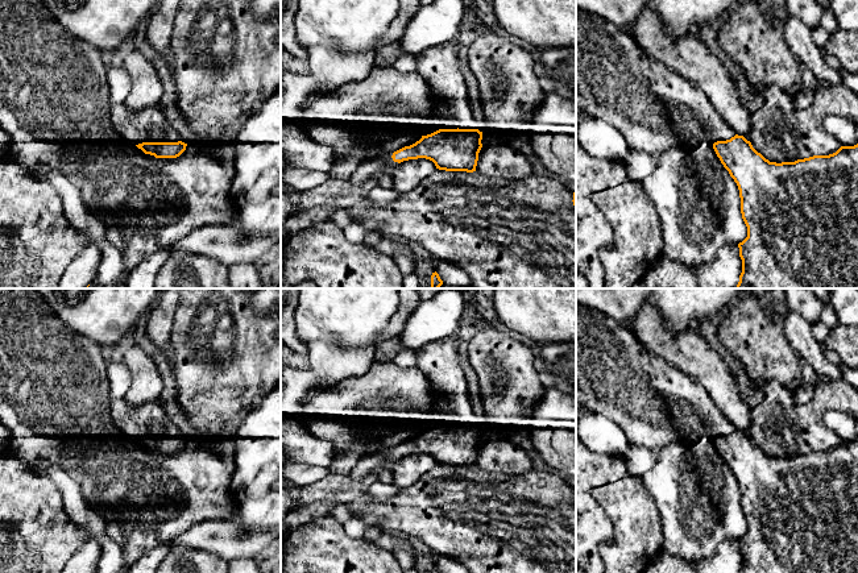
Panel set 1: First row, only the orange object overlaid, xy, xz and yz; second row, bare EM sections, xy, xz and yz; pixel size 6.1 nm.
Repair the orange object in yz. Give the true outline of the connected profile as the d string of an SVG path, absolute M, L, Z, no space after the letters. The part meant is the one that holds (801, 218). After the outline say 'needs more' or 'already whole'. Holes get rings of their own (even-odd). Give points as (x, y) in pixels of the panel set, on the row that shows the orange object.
M576 8L576 108L614 126L623 136L630 150L646 151L651 157L658 157L664 150L675 146L691 150L702 142L713 145L721 163L738 186L741 213L747 227L747 237L738 244L742 273L735 288L858 288L858 144L854 146L841 146L829 155L813 155L795 162L770 162L753 148L750 141L743 136L738 136L722 120L709 97L697 86L672 68L652 59L629 32L622 32L602 17L593 16L579 8Z; needs more

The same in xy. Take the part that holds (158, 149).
M113 104L111 105L111 121L120 140L136 145L145 154L156 158L177 158L186 150L187 144L181 141L159 105L132 111L125 104Z; needs more

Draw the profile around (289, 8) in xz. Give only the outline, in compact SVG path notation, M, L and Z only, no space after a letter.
M281 0L281 49L297 58L307 58L308 49L302 47L295 37L298 0Z

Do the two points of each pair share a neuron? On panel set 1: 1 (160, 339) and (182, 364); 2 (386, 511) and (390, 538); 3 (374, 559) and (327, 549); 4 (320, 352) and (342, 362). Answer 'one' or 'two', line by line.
1: two
2: two
3: one
4: one

